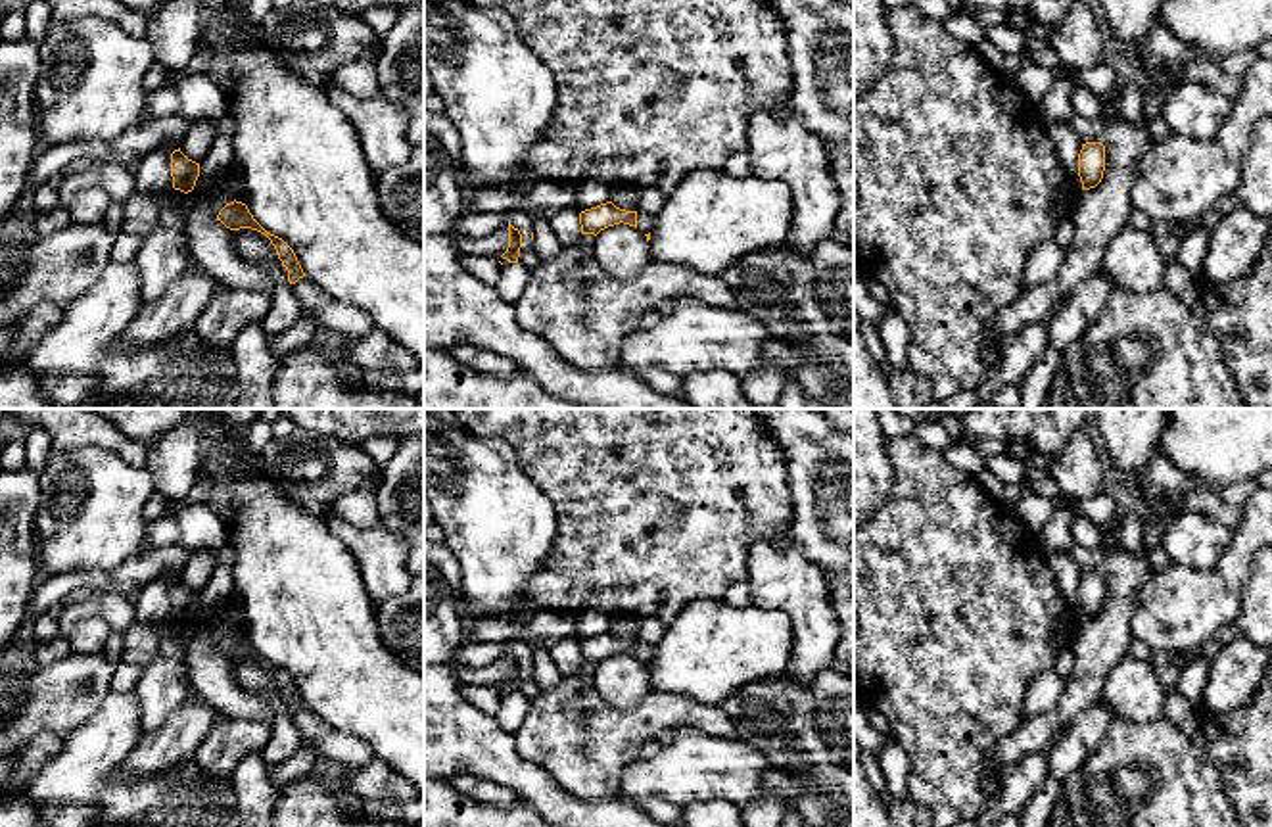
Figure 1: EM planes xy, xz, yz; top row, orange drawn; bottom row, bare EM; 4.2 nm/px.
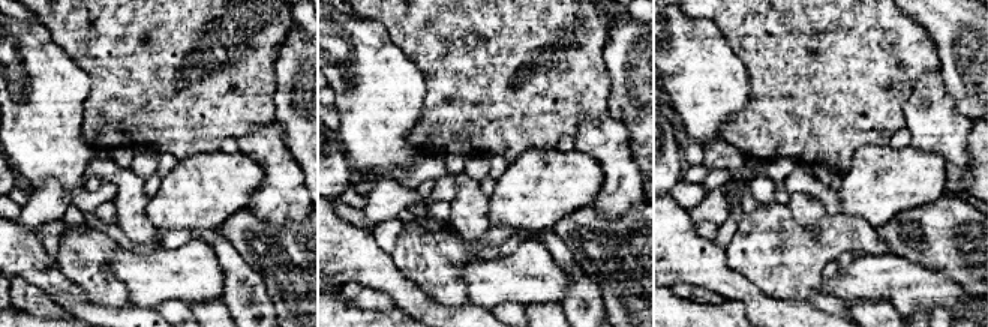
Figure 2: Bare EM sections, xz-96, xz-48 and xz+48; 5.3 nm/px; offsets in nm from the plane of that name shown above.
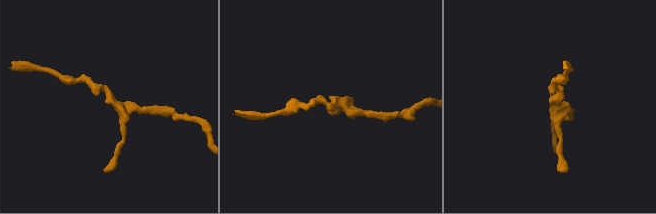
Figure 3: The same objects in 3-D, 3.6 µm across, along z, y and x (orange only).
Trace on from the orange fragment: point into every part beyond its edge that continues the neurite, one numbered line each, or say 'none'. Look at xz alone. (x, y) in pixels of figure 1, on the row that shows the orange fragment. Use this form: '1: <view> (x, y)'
none

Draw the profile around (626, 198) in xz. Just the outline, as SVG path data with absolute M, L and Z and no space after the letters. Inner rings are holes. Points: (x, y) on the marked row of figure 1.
M631 186L612 188L610 201L625 211L637 211L639 190Z

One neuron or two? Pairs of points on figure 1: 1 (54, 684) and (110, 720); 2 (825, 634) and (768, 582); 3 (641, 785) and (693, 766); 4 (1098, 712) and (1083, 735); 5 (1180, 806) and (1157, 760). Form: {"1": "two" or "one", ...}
{"1": "two", "2": "one", "3": "one", "4": "one", "5": "one"}

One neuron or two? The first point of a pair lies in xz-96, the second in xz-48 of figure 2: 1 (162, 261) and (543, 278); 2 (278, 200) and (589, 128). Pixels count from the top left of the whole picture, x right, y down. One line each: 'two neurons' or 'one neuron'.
1: one neuron
2: one neuron

